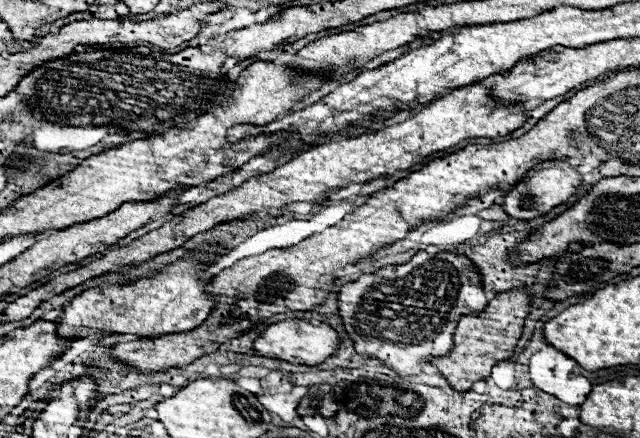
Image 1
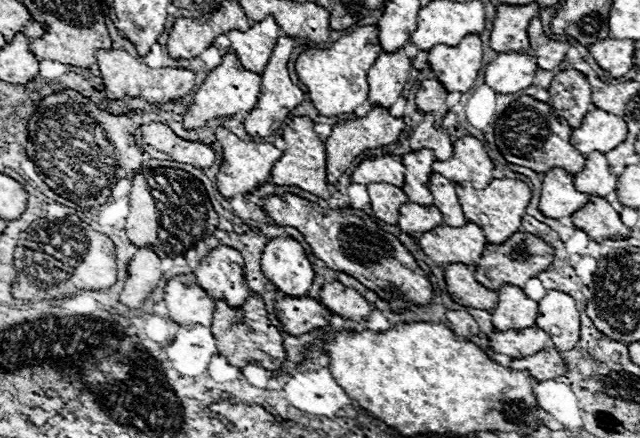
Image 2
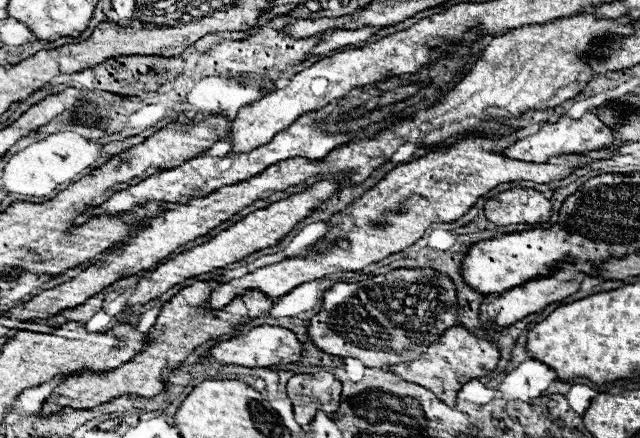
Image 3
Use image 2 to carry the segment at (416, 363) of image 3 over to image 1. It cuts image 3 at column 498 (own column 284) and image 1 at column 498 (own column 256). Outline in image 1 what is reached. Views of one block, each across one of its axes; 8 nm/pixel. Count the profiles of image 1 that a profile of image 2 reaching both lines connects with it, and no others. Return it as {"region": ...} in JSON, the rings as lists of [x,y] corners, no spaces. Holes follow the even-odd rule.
{"region":[[[512,290],[498,294],[492,298],[484,312],[480,314],[468,314],[458,322],[458,328],[454,332],[454,348],[446,356],[434,356],[430,358],[430,364],[438,368],[438,372],[448,380],[448,384],[456,392],[466,392],[470,386],[478,380],[484,380],[490,376],[492,366],[496,366],[502,360],[508,360],[514,354],[516,342],[524,328],[524,318],[530,310],[528,294],[522,290]]]}

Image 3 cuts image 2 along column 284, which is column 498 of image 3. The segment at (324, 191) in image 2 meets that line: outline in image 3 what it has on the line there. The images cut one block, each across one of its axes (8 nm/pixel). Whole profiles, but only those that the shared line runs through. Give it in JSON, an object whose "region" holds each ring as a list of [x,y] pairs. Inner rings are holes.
{"region":[[[502,126],[494,132],[462,138],[448,148],[428,152],[418,160],[396,166],[392,172],[388,172],[386,178],[378,182],[378,186],[368,190],[348,208],[336,212],[328,220],[330,228],[326,230],[326,234],[310,250],[288,256],[282,262],[252,270],[242,278],[230,280],[228,284],[220,284],[220,288],[210,294],[206,302],[208,308],[222,310],[230,304],[230,300],[246,294],[248,290],[258,290],[268,298],[280,298],[296,286],[324,278],[328,274],[358,272],[364,266],[374,264],[386,256],[404,252],[408,246],[418,242],[424,236],[426,228],[430,228],[432,224],[458,220],[472,208],[472,204],[480,196],[504,182],[530,180],[536,184],[550,184],[554,180],[564,180],[574,170],[596,162],[596,158],[590,158],[590,152],[552,156],[548,162],[542,164],[510,160],[502,154],[500,148],[496,148],[496,144],[512,134],[514,130]],[[336,240],[348,240],[350,248],[338,248]]]}

